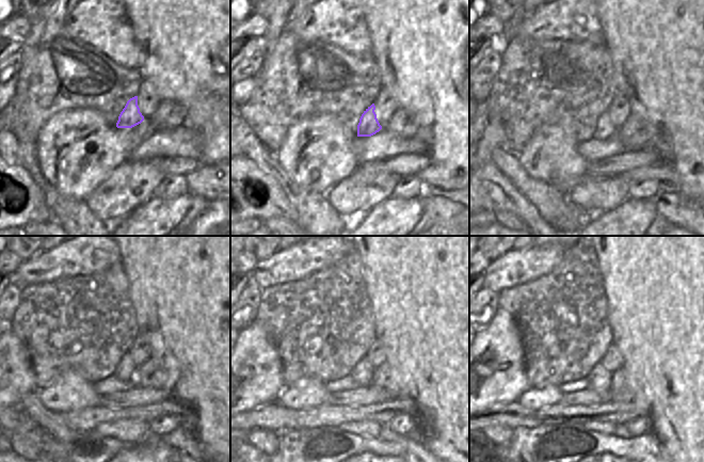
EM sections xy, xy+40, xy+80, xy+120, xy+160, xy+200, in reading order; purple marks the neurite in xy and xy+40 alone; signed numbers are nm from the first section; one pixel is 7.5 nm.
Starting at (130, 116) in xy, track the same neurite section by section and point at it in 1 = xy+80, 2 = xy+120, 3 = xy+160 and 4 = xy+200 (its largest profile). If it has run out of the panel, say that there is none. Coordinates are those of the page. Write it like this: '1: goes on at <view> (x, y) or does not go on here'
1: goes on at xy+80 (605, 128)
2: goes on at xy+120 (126, 369)
3: goes on at xy+160 (363, 372)
4: goes on at xy+200 (600, 379)

